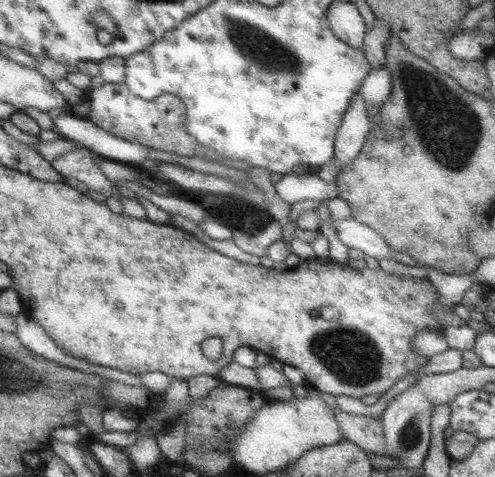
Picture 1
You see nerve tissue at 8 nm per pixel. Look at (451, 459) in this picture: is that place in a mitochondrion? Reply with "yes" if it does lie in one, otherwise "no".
no

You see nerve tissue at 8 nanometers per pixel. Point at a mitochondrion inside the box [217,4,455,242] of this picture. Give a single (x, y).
(256, 45)

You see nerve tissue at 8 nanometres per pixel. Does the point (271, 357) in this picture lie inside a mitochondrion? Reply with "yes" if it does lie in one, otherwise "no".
no

